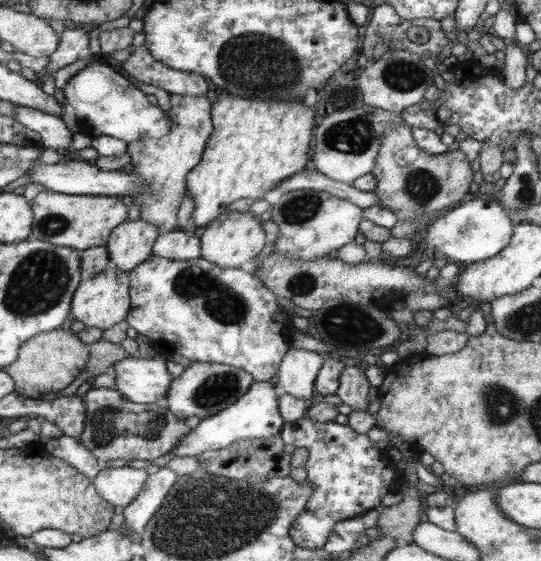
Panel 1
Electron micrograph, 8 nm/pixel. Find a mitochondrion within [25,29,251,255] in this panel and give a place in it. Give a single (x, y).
(54, 224)

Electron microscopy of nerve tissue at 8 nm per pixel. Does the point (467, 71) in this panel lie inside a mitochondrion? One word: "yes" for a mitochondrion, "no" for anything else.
no

